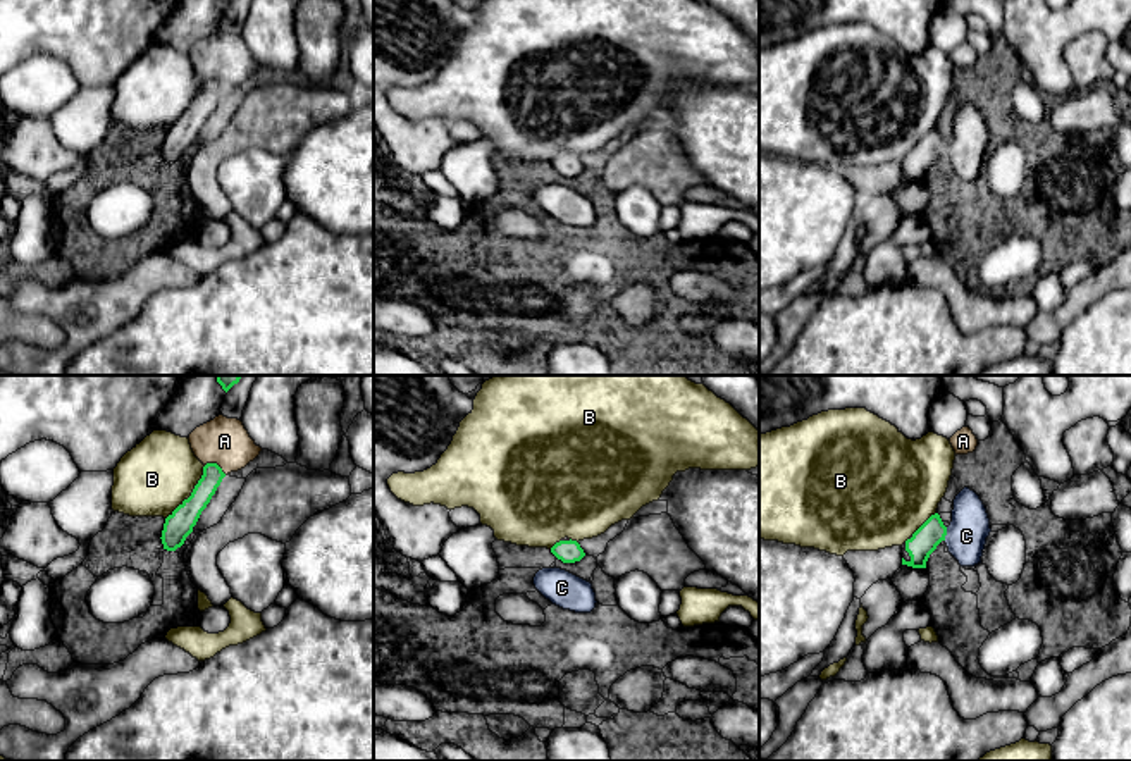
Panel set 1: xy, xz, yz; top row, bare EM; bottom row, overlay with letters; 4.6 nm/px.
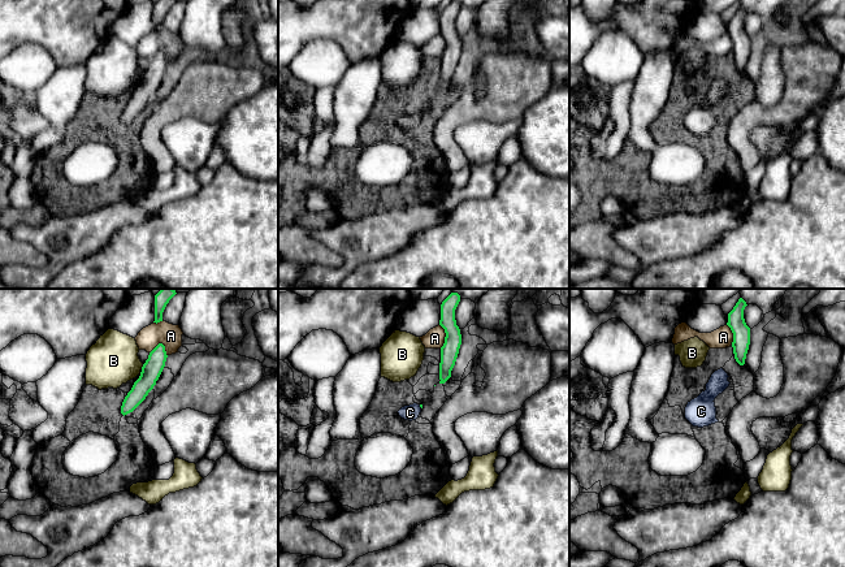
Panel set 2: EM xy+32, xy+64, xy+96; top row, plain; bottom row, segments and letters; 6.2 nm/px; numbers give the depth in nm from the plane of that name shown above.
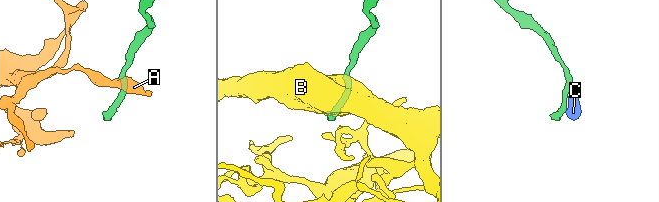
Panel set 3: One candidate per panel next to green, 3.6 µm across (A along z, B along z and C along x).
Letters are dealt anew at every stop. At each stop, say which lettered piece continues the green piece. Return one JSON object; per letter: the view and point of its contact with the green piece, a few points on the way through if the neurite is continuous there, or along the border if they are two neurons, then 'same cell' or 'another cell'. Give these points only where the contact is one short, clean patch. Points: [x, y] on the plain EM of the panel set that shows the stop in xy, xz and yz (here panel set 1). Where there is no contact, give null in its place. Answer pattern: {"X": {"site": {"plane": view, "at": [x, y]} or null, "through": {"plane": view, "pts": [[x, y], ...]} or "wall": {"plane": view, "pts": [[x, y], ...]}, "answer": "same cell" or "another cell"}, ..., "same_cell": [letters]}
{"A": {"site": {"plane": "xy", "at": [216, 78]}, "wall": {"plane": "xy", "pts": [[205, 78], [216, 78], [226, 88]]}, "answer": "another cell"}, "B": {"site": {"plane": "xy", "at": [191, 107]}, "answer": "another cell"}, "C": {"site": {"plane": "yz", "at": [945, 148]}, "through": {"plane": "yz", "pts": [[932, 147], [945, 148], [966, 150]]}, "answer": "same cell"}, "same_cell": ["C"]}

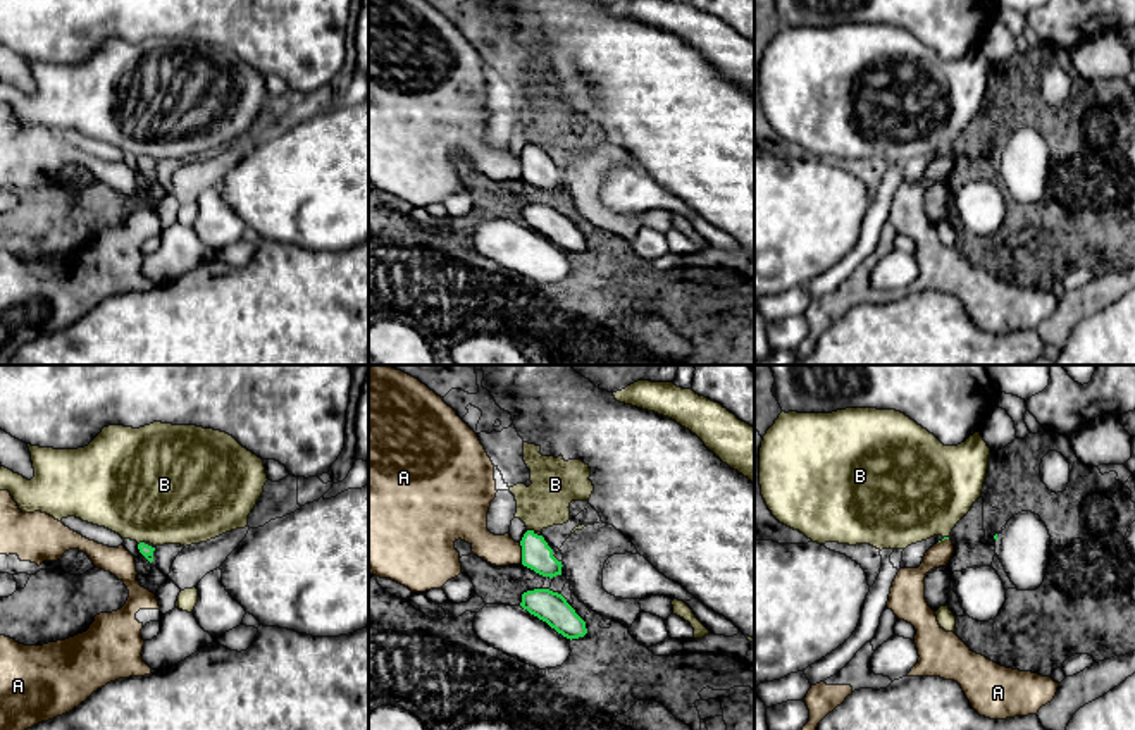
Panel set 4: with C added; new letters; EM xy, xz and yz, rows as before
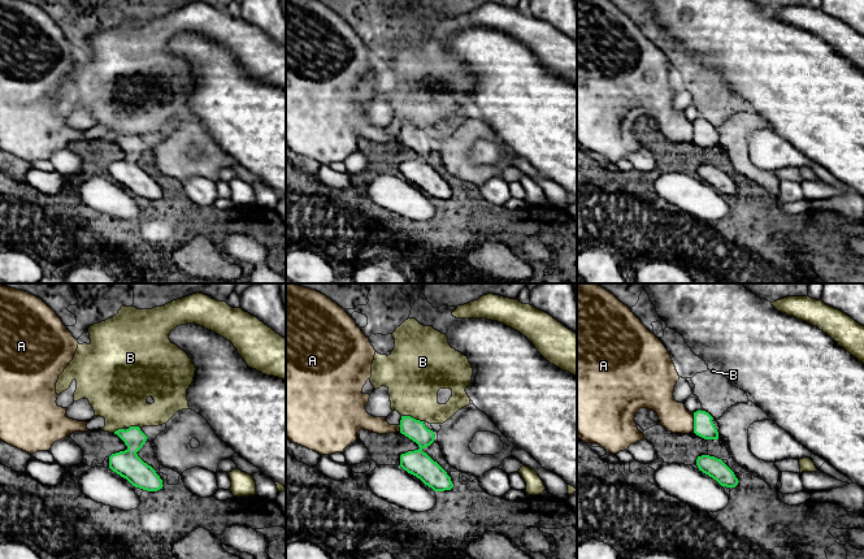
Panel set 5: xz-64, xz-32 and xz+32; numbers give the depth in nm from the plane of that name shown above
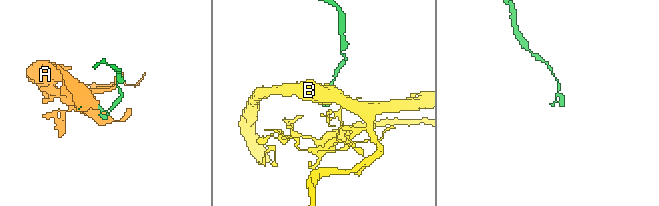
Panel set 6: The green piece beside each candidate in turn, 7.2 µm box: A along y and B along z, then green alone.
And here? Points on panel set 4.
{"A": {"site": {"plane": "xz", "at": [522, 167]}, "answer": "another cell"}, "B": {"site": {"plane": "xz", "at": [531, 145]}, "answer": "another cell"}, "same_cell": []}

